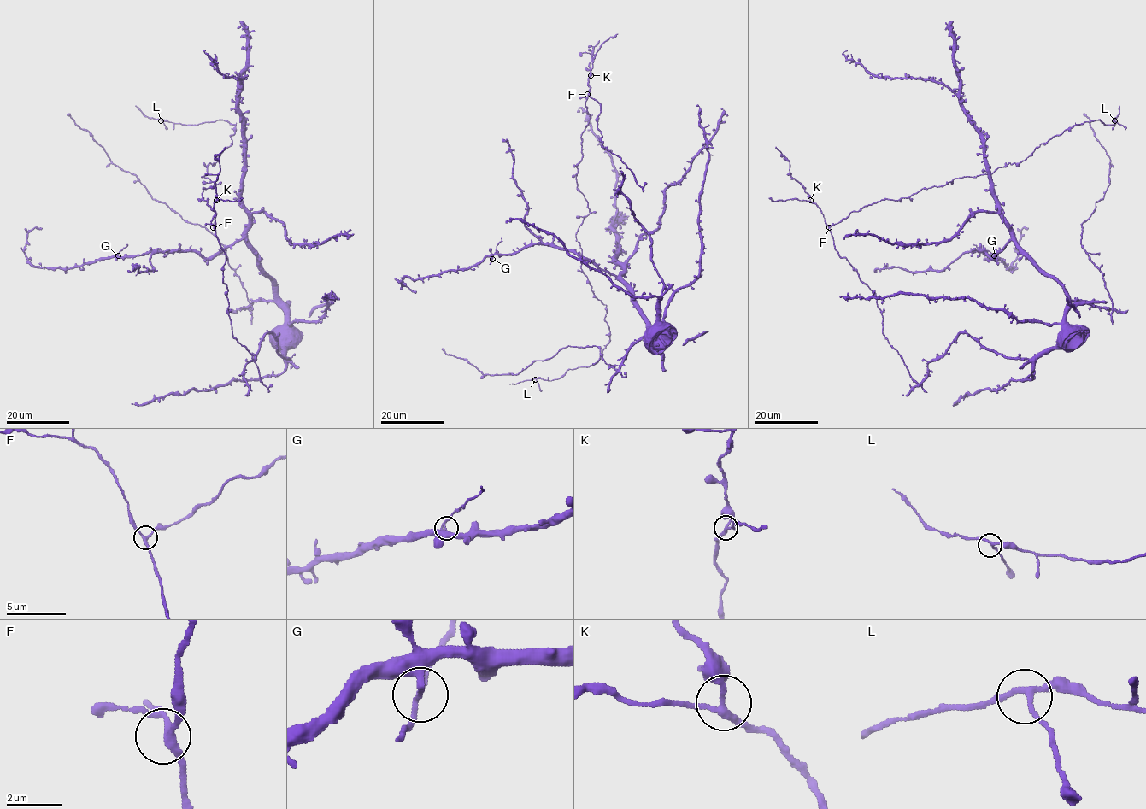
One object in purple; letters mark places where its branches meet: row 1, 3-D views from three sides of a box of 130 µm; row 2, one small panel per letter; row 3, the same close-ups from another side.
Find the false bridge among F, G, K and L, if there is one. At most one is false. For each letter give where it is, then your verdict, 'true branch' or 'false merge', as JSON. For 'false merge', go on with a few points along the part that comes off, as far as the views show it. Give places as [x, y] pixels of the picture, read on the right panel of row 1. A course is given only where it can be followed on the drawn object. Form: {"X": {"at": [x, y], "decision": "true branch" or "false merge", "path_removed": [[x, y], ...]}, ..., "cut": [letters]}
{"F": {"at": [829, 227], "decision": "true branch"}, "G": {"at": [994, 255], "decision": "false merge", "path_removed": [[994, 255], [972, 244]]}, "K": {"at": [810, 200], "decision": "true branch"}, "L": {"at": [1114, 120], "decision": "true branch"}, "cut": ["G"]}

